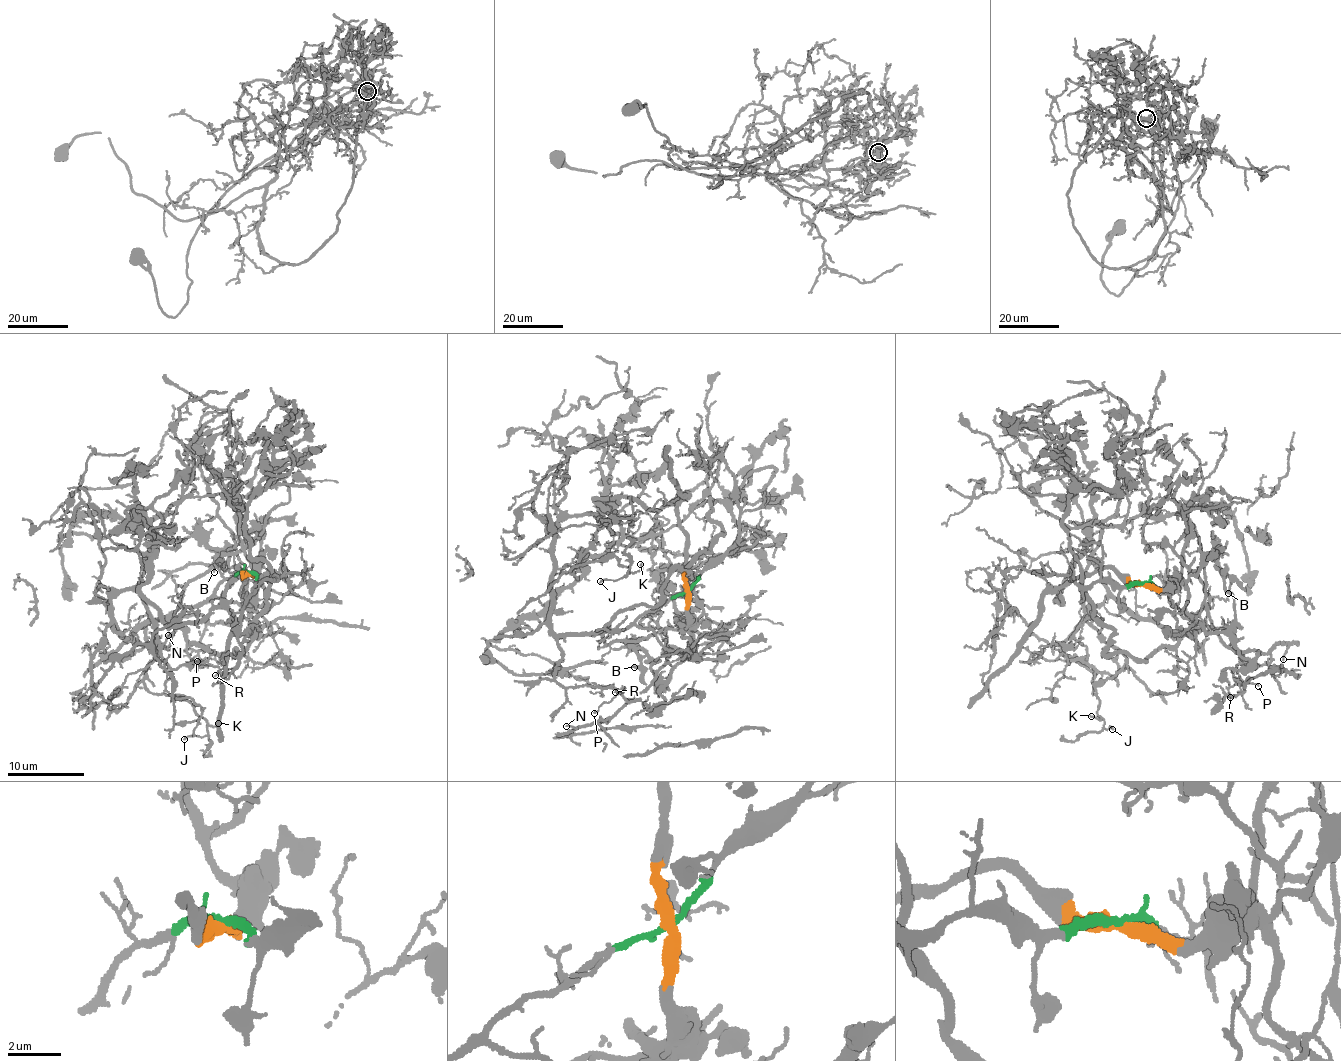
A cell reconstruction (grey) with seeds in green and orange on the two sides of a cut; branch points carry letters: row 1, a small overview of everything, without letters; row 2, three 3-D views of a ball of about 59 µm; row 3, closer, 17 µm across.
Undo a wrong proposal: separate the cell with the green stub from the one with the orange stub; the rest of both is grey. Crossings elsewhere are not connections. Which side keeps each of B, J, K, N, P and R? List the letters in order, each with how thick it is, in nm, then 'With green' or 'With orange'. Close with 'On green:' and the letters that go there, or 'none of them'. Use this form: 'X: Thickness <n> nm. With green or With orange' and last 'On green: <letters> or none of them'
B: Thickness 160 nm. With orange
J: Thickness 120 nm. With green
K: Thickness 110 nm. With green
N: Thickness 130 nm. With orange
P: Thickness 90 nm. With green
R: Thickness 90 nm. With green
On green: J, K, P, R

